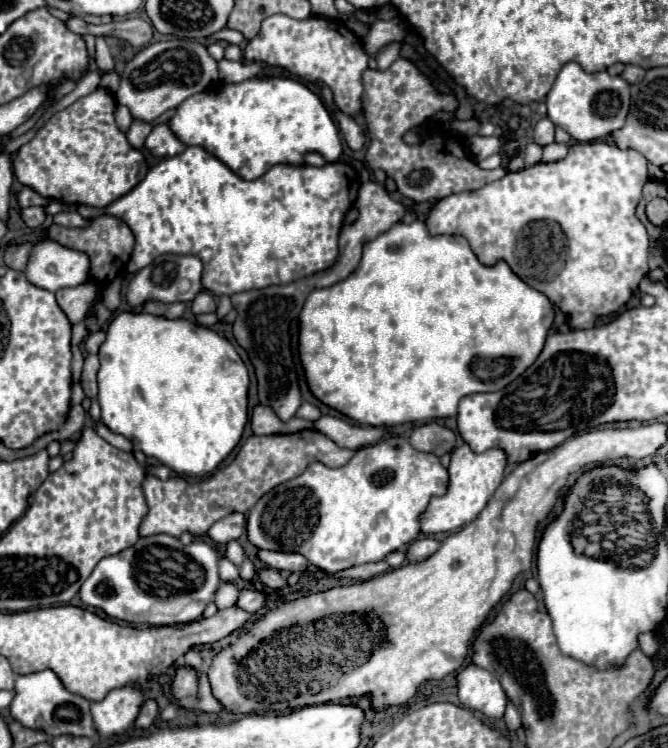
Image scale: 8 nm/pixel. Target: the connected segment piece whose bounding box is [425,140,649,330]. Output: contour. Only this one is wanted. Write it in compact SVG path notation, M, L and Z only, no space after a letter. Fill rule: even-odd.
M601 140L575 142L569 146L567 158L559 162L539 162L519 172L507 172L501 180L485 184L479 190L457 192L437 200L425 224L433 236L459 234L467 238L483 264L491 266L497 260L505 260L523 282L543 292L571 316L571 328L591 328L599 316L617 312L649 272L649 238L645 226L635 216L647 180L647 160L637 150L621 150ZM565 254L569 254L569 260L559 264L559 258Z

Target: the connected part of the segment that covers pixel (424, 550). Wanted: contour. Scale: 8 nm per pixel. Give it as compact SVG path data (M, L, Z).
M419 538L407 548L407 560L409 562L423 562L431 554L435 554L439 548L439 542L433 538Z

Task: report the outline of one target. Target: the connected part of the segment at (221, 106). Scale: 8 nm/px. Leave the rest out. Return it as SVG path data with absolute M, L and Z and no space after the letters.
M255 76L239 84L217 82L209 90L187 98L169 120L169 128L183 144L205 148L245 180L263 176L275 164L303 164L307 152L319 152L327 162L337 162L343 152L339 130L321 98L303 82L283 76Z

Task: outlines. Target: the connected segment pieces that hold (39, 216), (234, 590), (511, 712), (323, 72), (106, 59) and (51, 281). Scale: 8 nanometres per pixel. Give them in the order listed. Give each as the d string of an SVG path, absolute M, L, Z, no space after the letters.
M31 206L21 210L21 217L28 227L38 228L46 219L46 213L42 207Z
M221 582L221 586L219 586L217 592L215 592L215 604L217 604L217 608L229 608L229 606L235 606L237 596L239 596L239 588L237 588L235 584Z
M509 702L507 706L507 712L505 712L505 724L507 724L507 730L513 732L521 726L521 714L517 712L517 708L513 706L513 702Z
M285 14L269 16L263 22L259 34L247 44L243 56L247 60L265 62L267 66L285 68L307 82L327 84L335 94L339 110L349 116L357 116L361 114L361 92L363 92L361 74L367 68L369 56L363 52L359 40L353 34L333 30L327 24L339 24L339 22L331 22L317 16L309 16L305 20L295 20Z
M97 38L95 46L97 46L97 66L99 66L99 70L113 72L115 70L115 60L113 60L109 48L107 48L105 38Z
M55 240L35 242L25 268L27 280L49 292L83 284L89 272L91 262L85 252L67 248Z

